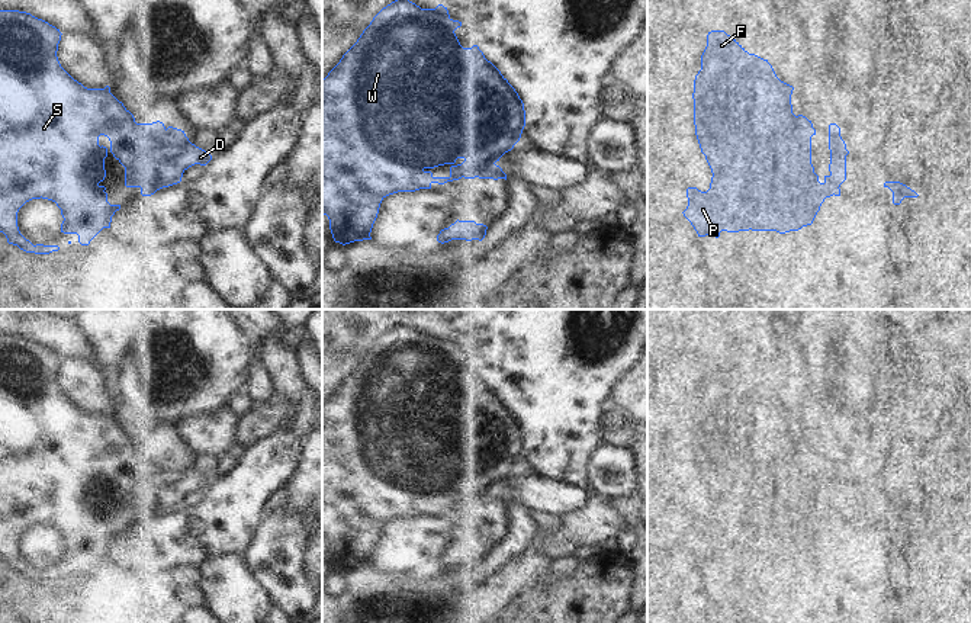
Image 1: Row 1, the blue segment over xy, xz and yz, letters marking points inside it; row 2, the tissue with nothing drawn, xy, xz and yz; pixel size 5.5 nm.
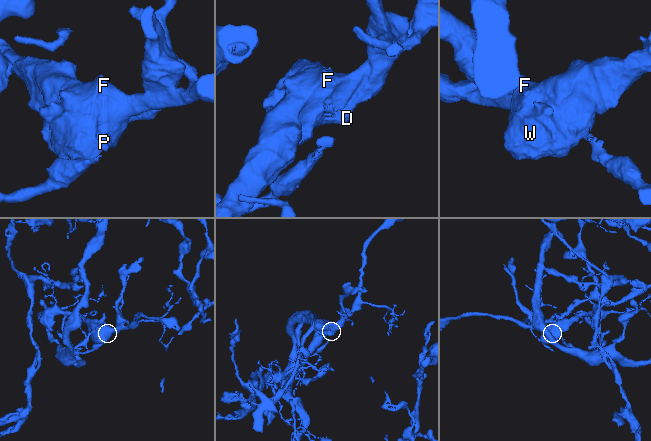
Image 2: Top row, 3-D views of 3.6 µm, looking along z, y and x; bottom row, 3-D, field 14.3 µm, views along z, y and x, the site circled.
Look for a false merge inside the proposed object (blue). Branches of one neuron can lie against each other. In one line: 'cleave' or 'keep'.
cleave

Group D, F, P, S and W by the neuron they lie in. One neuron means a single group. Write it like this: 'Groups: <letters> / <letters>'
Groups: D / F P S W.

